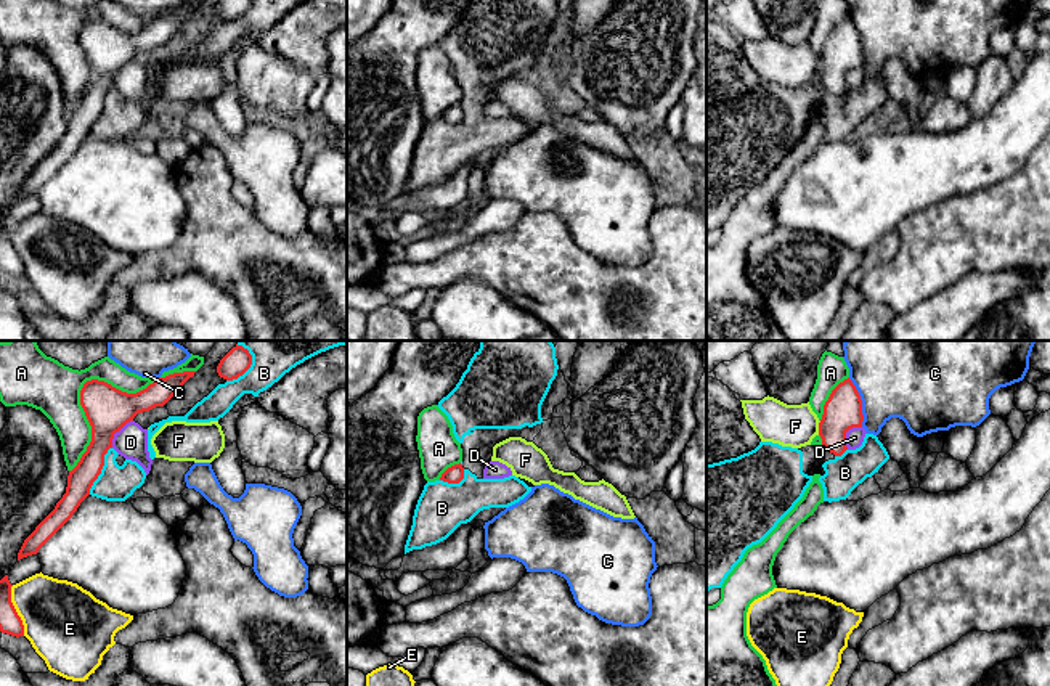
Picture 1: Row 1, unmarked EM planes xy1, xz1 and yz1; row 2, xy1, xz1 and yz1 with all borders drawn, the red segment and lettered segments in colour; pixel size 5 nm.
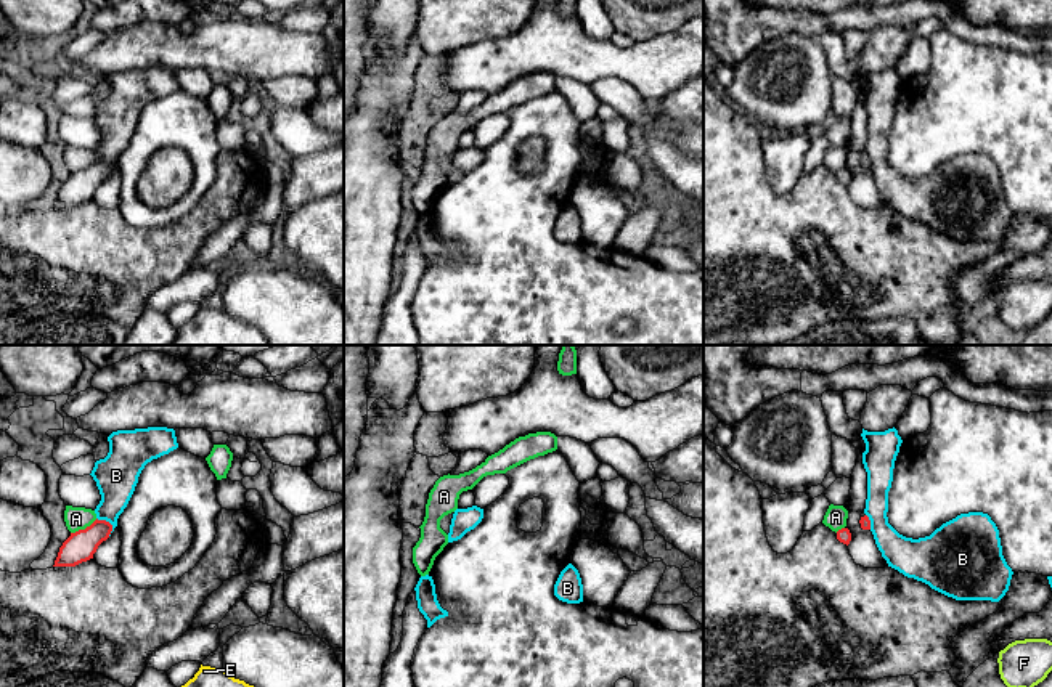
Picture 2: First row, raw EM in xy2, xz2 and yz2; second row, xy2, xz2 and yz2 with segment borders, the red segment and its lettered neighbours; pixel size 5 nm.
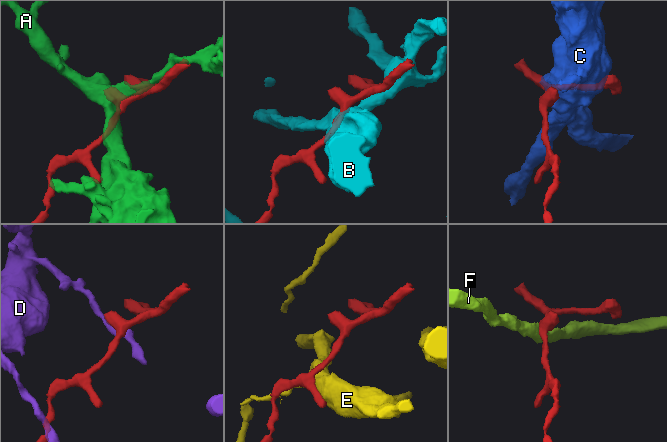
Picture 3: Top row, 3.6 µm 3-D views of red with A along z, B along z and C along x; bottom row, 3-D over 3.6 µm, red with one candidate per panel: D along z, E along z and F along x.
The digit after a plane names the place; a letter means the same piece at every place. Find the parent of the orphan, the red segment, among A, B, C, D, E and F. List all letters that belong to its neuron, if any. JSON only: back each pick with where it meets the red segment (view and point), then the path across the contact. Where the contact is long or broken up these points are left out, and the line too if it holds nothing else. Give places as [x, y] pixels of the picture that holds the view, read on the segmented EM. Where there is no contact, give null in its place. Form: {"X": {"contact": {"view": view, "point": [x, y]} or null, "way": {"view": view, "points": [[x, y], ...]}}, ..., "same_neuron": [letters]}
{"same_neuron": []}

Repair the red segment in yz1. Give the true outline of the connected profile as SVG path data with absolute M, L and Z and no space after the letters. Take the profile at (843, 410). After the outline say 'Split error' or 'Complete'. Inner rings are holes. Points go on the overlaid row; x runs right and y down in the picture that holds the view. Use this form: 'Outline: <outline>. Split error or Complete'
Outline: M848 378L832 390L824 405L824 414L819 423L822 445L835 456L841 456L848 450L846 432L853 427L862 427L862 421L861 395Z. Complete

